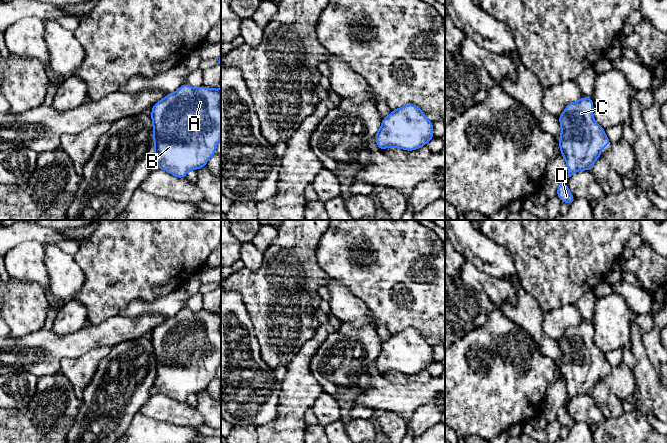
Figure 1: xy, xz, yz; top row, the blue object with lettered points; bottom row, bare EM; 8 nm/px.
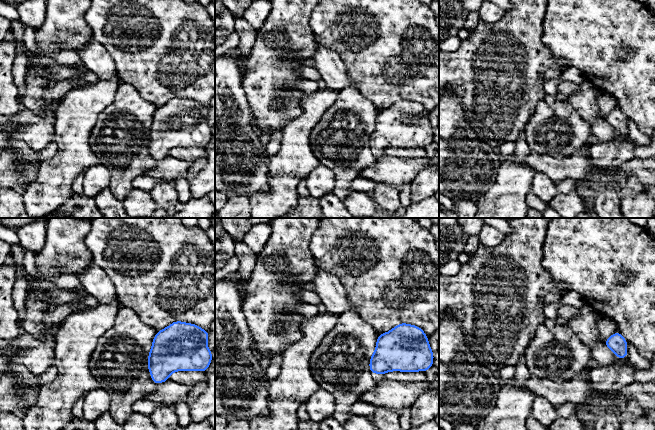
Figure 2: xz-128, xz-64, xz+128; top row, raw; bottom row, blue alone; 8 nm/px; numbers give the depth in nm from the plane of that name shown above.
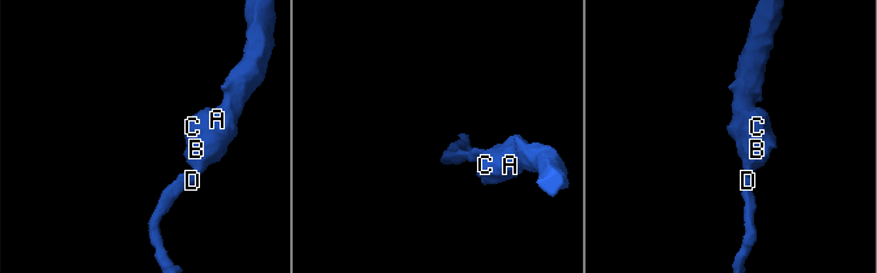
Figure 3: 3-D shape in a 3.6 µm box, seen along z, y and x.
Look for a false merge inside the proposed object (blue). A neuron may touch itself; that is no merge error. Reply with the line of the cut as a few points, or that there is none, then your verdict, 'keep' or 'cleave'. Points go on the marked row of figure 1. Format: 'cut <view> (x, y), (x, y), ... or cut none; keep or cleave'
cut none; keep

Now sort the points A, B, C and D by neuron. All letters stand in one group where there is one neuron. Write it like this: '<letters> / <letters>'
A B C D

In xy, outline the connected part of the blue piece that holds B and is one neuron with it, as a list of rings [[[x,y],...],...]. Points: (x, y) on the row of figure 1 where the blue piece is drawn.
[[[188,84],[166,95],[152,106],[153,139],[155,150],[152,161],[158,169],[184,178],[190,170],[201,169],[216,153],[221,140],[221,88],[206,86],[192,88]]]

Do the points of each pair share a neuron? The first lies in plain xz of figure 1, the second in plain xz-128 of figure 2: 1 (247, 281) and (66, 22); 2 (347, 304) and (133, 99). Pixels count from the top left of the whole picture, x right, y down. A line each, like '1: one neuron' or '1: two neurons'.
1: one neuron
2: two neurons

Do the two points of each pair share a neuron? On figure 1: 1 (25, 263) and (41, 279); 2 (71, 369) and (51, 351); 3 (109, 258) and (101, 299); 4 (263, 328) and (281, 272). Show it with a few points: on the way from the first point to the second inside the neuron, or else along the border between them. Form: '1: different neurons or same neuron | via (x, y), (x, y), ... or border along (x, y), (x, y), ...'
1: same neuron | via (29, 267), (37, 275)
2: different neurons | border along (84, 353), (74, 358), (63, 358), (59, 370)
3: same neuron | via (109, 268), (109, 279), (105, 284), (105, 289)
4: same neuron | via (273, 314), (273, 286)

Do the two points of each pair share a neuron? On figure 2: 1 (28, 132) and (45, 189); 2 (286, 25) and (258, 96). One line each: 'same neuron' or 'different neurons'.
1: different neurons
2: same neuron

